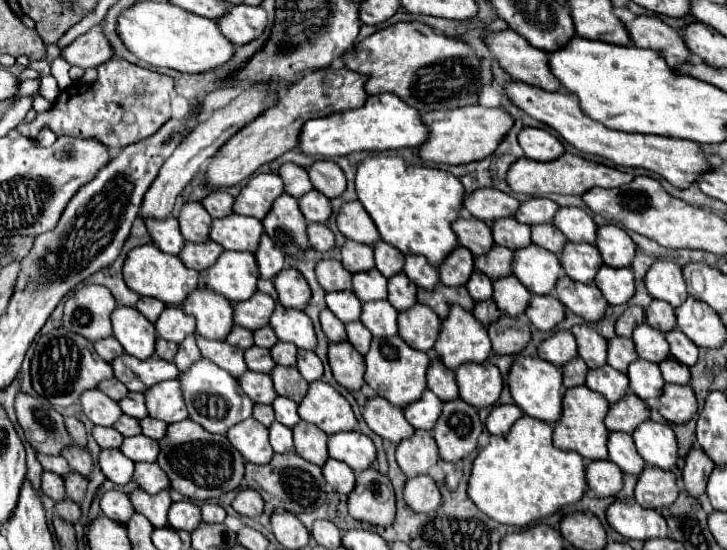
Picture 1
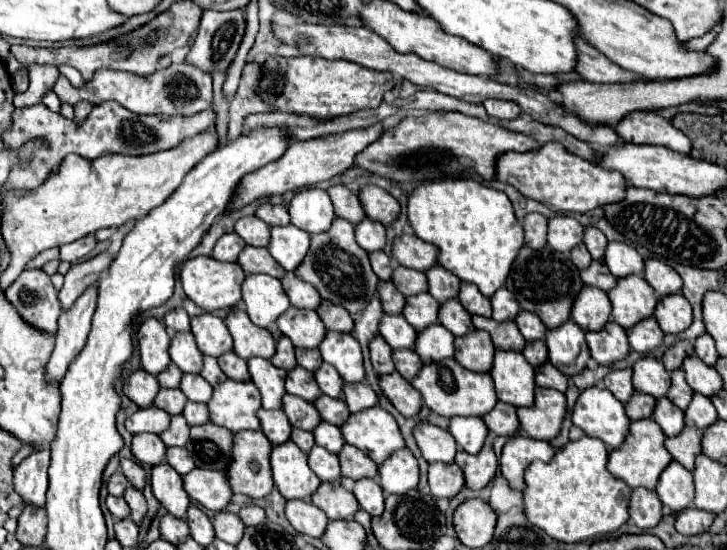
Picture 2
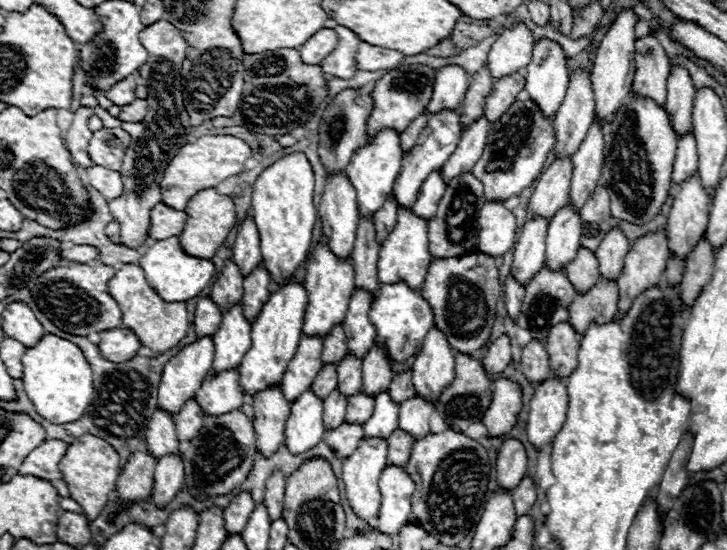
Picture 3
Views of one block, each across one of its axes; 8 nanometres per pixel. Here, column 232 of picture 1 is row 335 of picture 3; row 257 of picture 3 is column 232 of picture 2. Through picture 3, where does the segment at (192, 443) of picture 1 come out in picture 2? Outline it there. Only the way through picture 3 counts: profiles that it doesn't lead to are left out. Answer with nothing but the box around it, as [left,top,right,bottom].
[228,430,274,498]

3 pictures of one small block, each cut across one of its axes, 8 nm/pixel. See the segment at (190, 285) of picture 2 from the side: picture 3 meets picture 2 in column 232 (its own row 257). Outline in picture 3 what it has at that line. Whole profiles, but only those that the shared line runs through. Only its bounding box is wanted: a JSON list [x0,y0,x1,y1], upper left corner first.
[252,152,318,286]

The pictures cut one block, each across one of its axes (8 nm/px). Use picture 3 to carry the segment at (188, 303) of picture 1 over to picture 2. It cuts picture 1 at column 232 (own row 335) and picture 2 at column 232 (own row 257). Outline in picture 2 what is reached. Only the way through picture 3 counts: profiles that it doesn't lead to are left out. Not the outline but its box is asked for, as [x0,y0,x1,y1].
[226,308,276,360]

